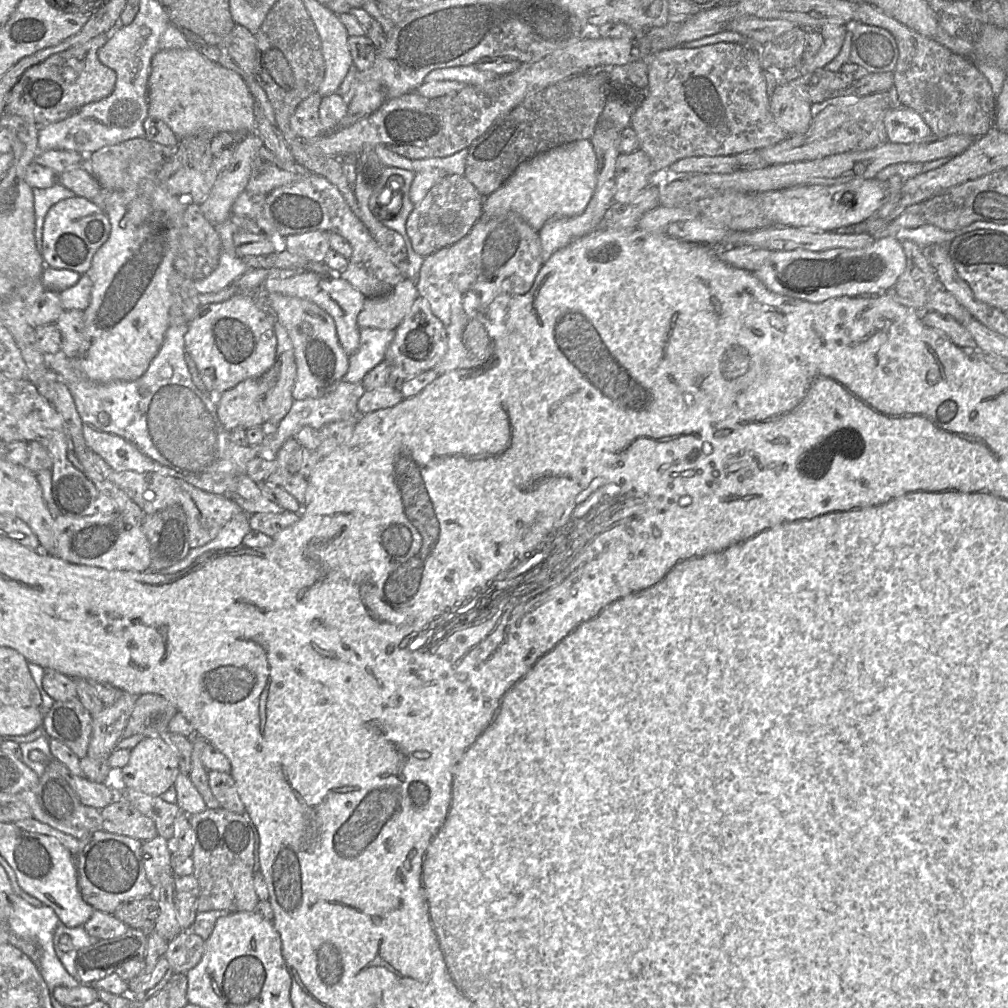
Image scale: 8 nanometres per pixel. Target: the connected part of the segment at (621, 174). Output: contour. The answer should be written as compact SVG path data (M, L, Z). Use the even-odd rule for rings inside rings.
M638 149L633 153L619 154L615 166L615 204L634 200L649 185L653 167L648 155Z

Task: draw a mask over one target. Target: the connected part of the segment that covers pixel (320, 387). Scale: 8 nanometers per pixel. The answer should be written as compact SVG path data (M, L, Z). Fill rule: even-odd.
M280 293L264 295L266 309L286 330L292 341L296 362L293 400L319 398L343 380L349 367L349 355L341 347L333 318L315 303Z

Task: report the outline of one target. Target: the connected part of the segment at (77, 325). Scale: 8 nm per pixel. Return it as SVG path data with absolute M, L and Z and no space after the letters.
M65 310L55 324L61 334L61 353L70 359L75 359L83 341L84 312Z

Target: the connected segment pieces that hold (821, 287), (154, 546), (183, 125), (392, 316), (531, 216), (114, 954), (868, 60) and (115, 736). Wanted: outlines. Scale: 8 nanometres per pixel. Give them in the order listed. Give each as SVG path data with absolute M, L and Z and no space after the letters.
M894 237L876 239L871 245L860 249L770 252L764 265L752 273L773 293L811 303L820 303L831 298L884 293L897 282L906 268L902 245Z
M181 506L146 514L141 528L150 546L151 562L147 571L158 573L189 553L187 519Z
M197 46L159 50L154 55L147 100L148 116L163 121L179 139L199 133L256 132L254 98L243 78L204 57Z
M405 278L387 295L366 297L357 324L360 329L396 330L418 296L416 284Z
M590 140L561 144L522 162L494 192L484 197L479 220L514 213L539 231L552 217L574 217L587 208L596 188L596 155Z
M129 928L124 934L100 939L78 951L76 958L77 980L90 985L116 970L129 960L144 960L147 951L148 931Z
M864 23L852 24L852 46L849 62L865 68L868 73L894 72L899 50L894 36L886 29Z
M123 691L112 704L92 716L92 735L87 756L93 759L108 760L110 754L117 748L126 722L135 706L138 695Z

